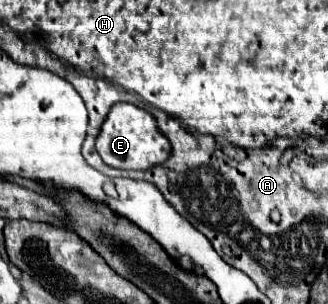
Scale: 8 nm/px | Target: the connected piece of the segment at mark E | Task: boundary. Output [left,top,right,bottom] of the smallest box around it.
[97,102,171,170]

